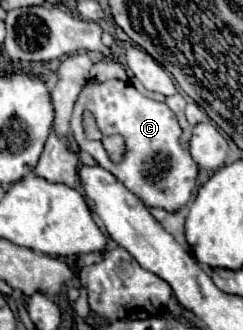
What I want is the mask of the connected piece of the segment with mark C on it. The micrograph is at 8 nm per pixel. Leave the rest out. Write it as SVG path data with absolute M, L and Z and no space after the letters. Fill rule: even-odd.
M88 81L80 91L74 115L72 115L72 135L80 149L88 151L96 163L108 169L118 181L126 185L146 207L160 207L168 213L178 213L192 201L198 181L198 163L188 153L190 149L180 143L182 127L176 113L166 105L154 99L144 97L126 81ZM90 111L96 117L96 123L102 135L122 135L126 143L126 155L120 161L112 161L100 141L88 141L82 133L82 113Z

